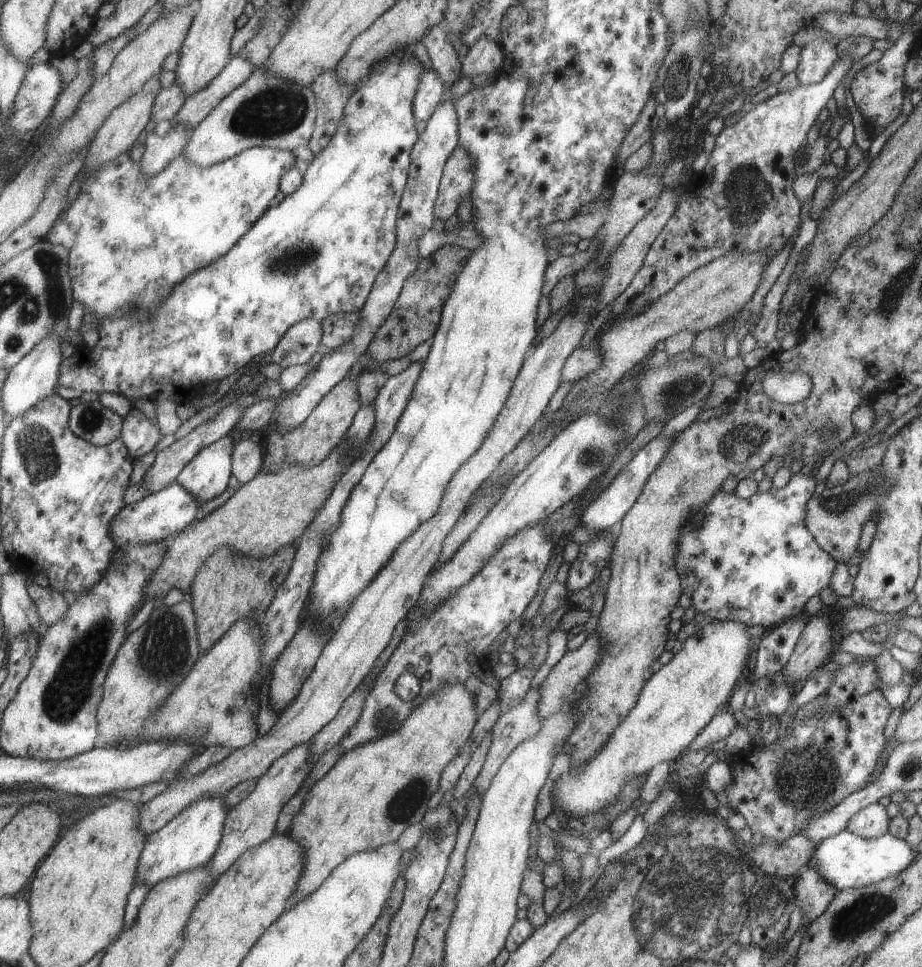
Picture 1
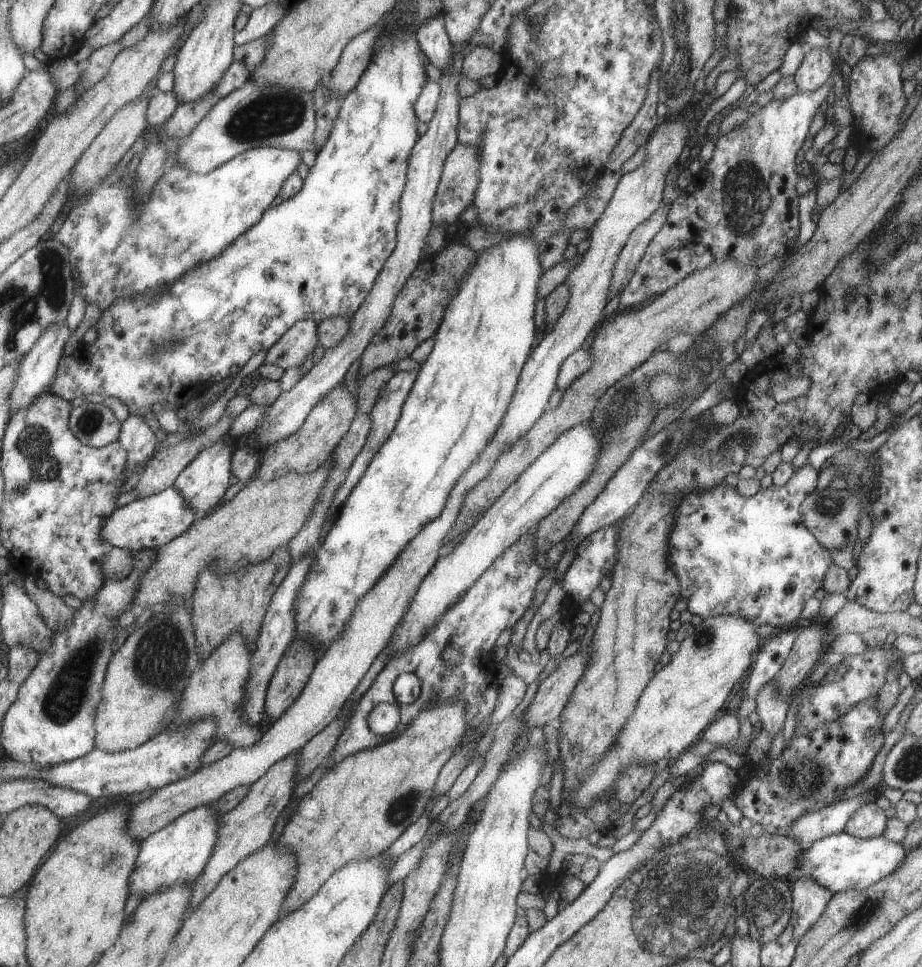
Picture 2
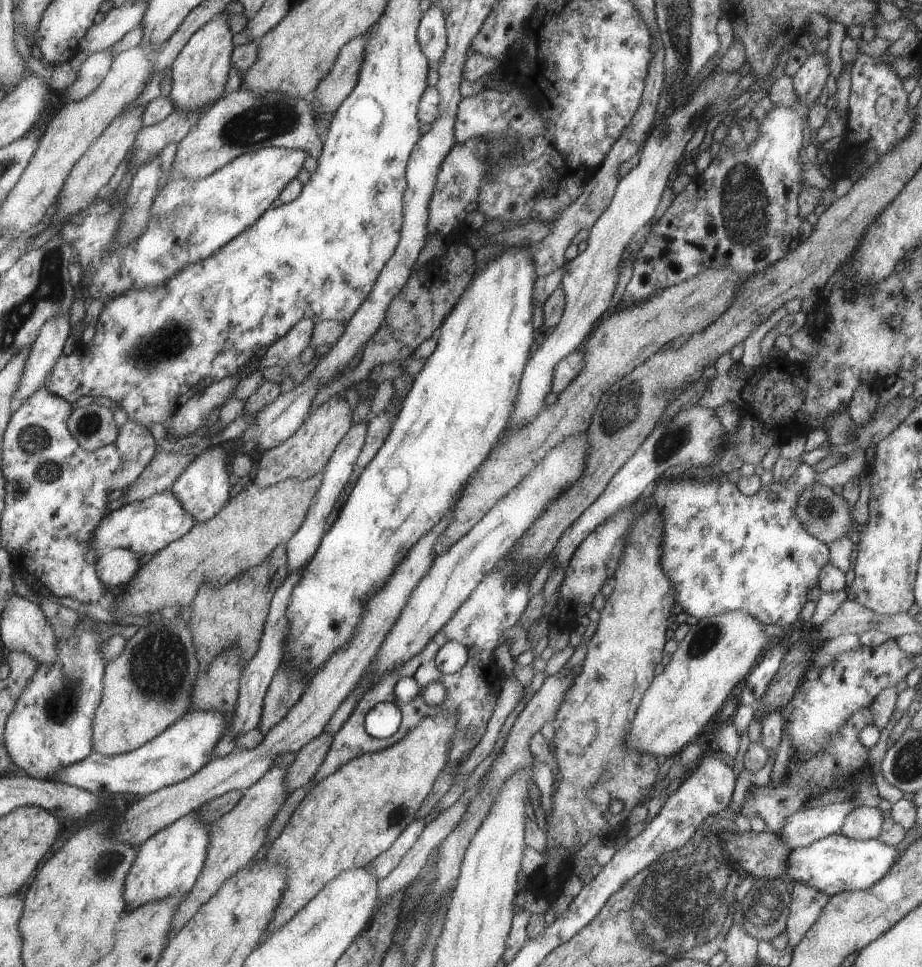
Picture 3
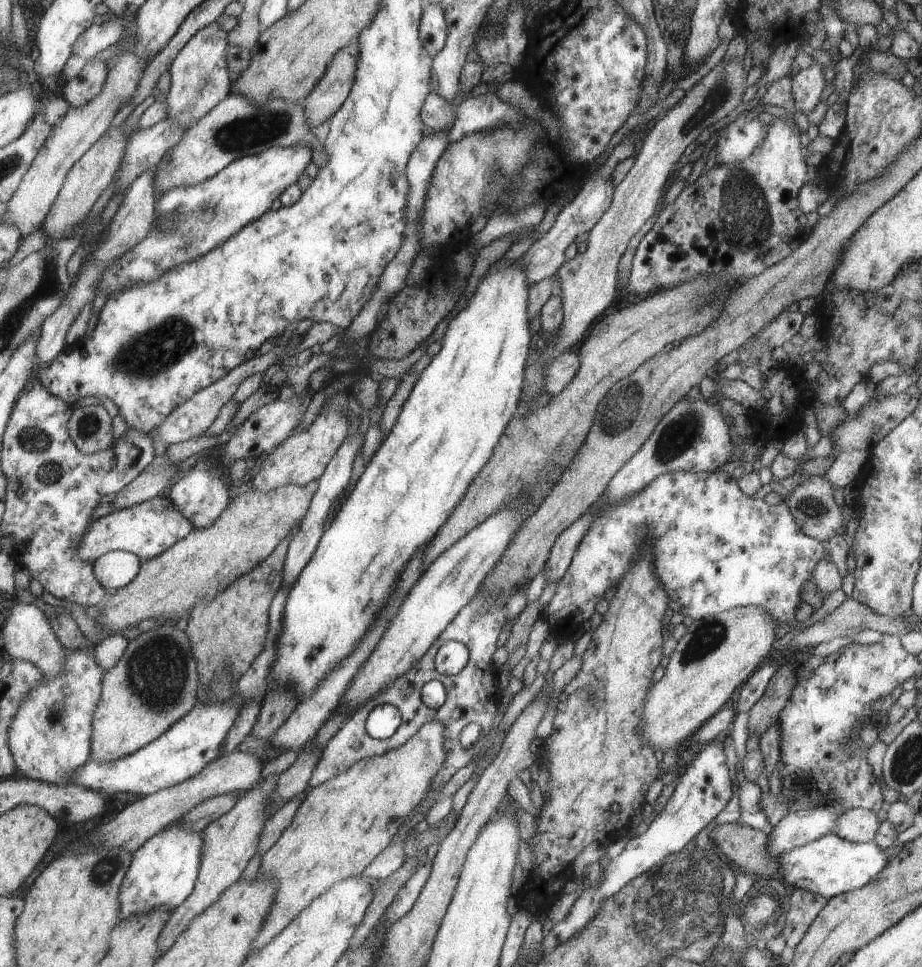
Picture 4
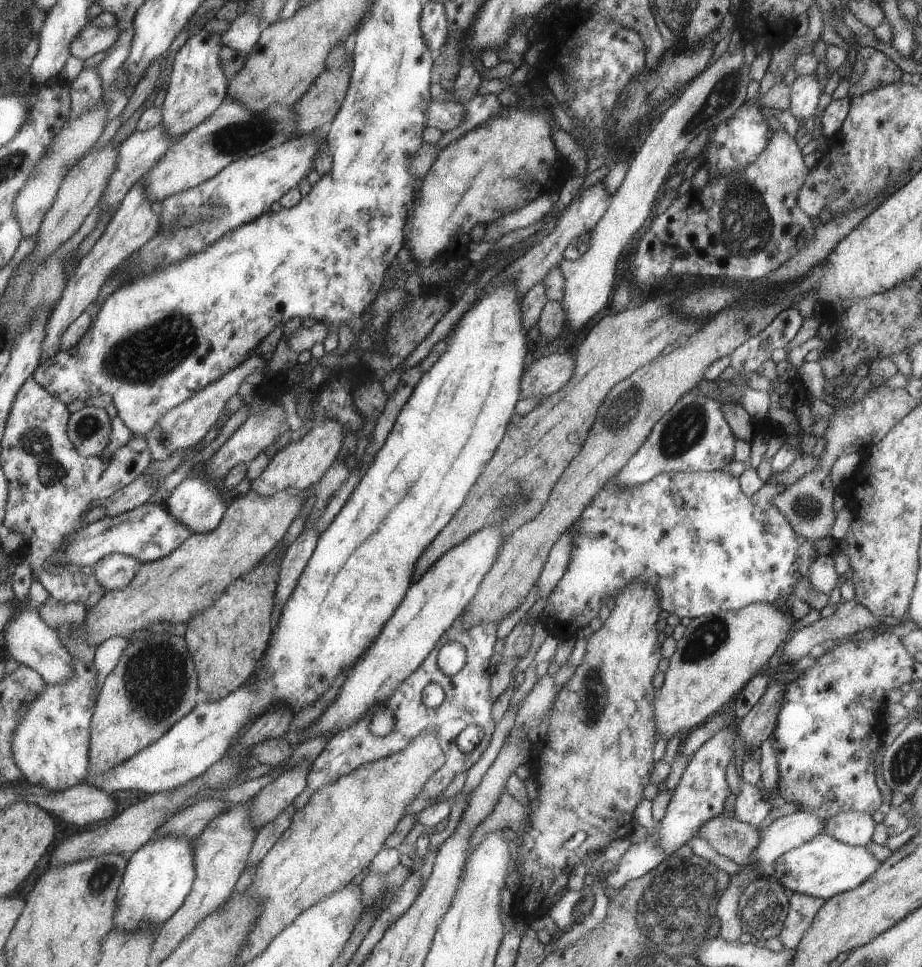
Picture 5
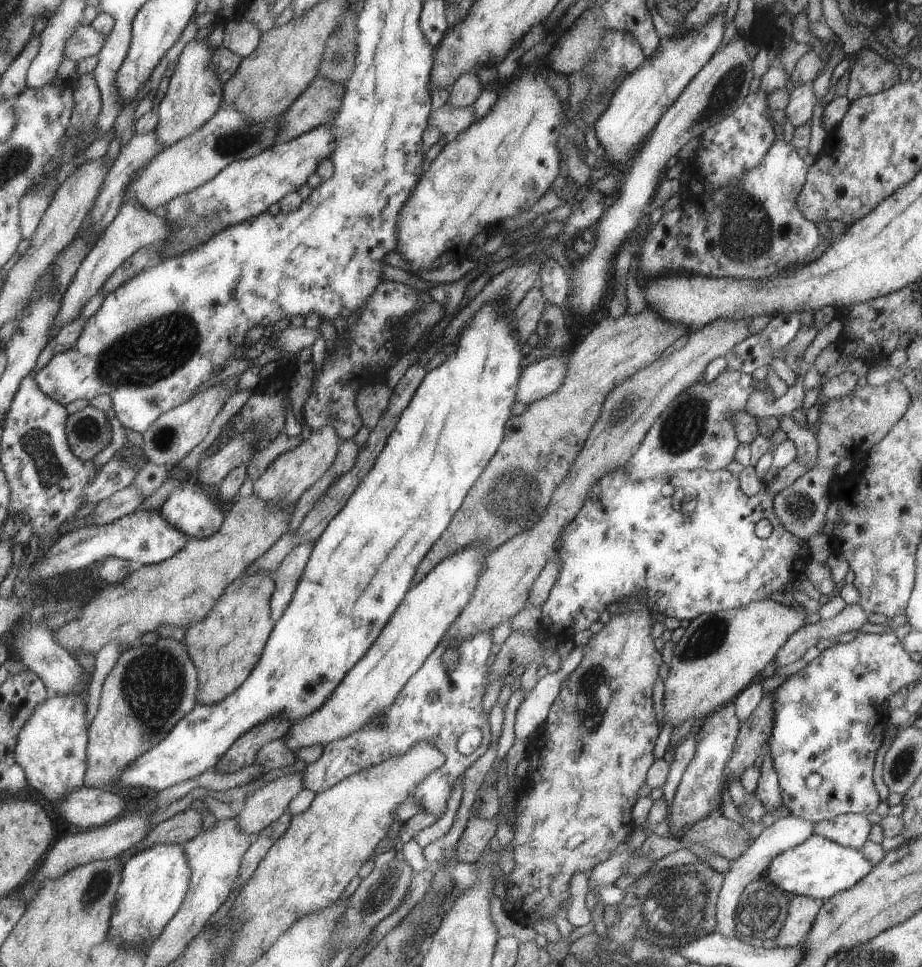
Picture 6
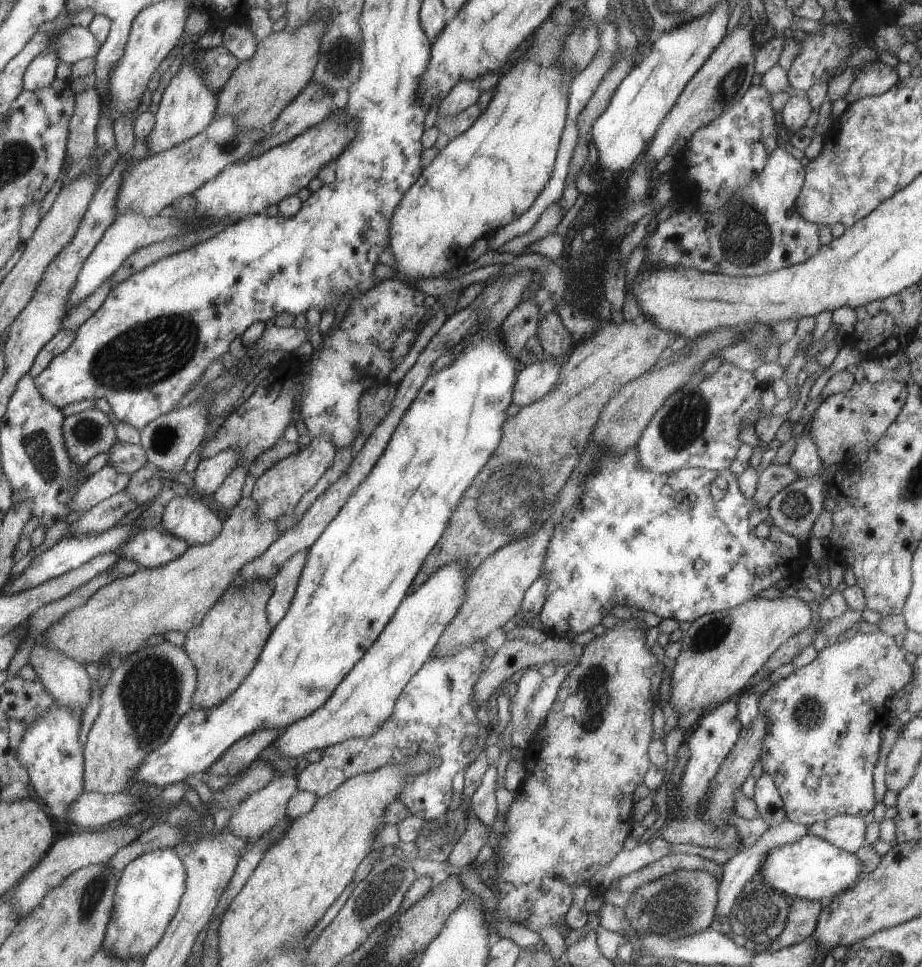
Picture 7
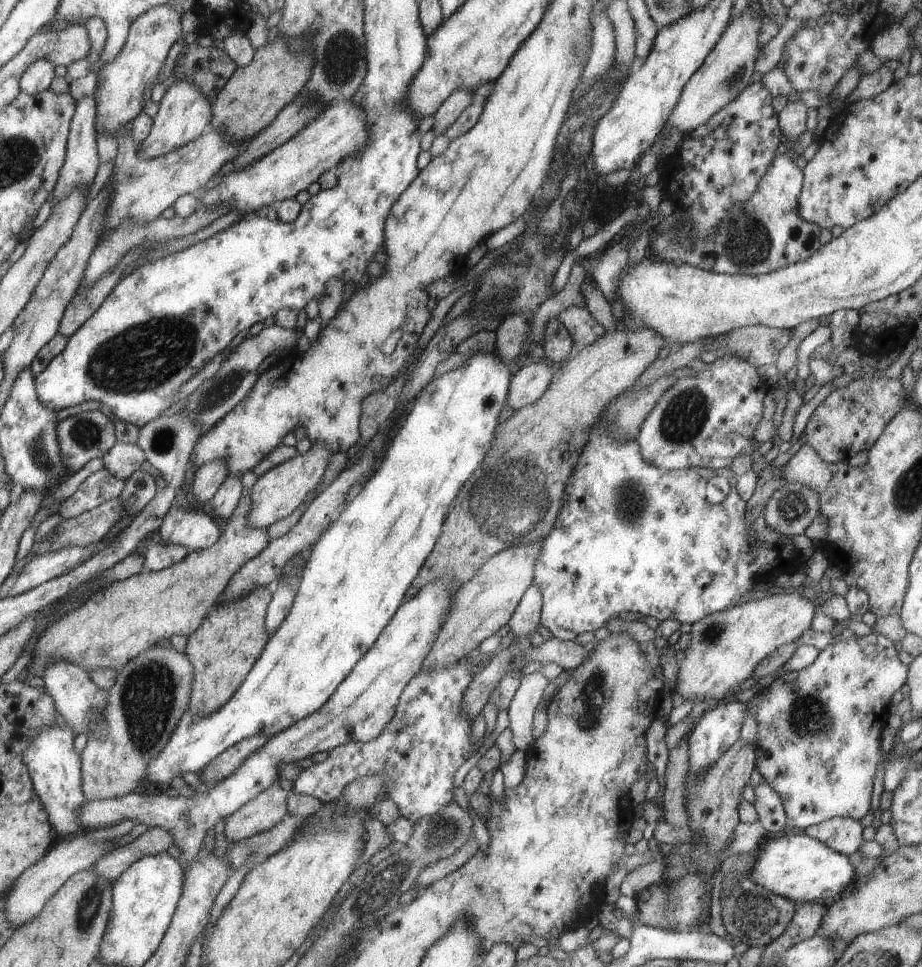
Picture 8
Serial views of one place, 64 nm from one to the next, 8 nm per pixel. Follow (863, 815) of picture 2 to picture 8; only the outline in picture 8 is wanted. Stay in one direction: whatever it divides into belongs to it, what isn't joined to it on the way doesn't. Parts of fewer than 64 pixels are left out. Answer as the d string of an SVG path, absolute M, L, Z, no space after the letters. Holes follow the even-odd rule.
M834 817L804 829L802 834L826 843L832 850L849 856L862 846L862 824L850 817Z

